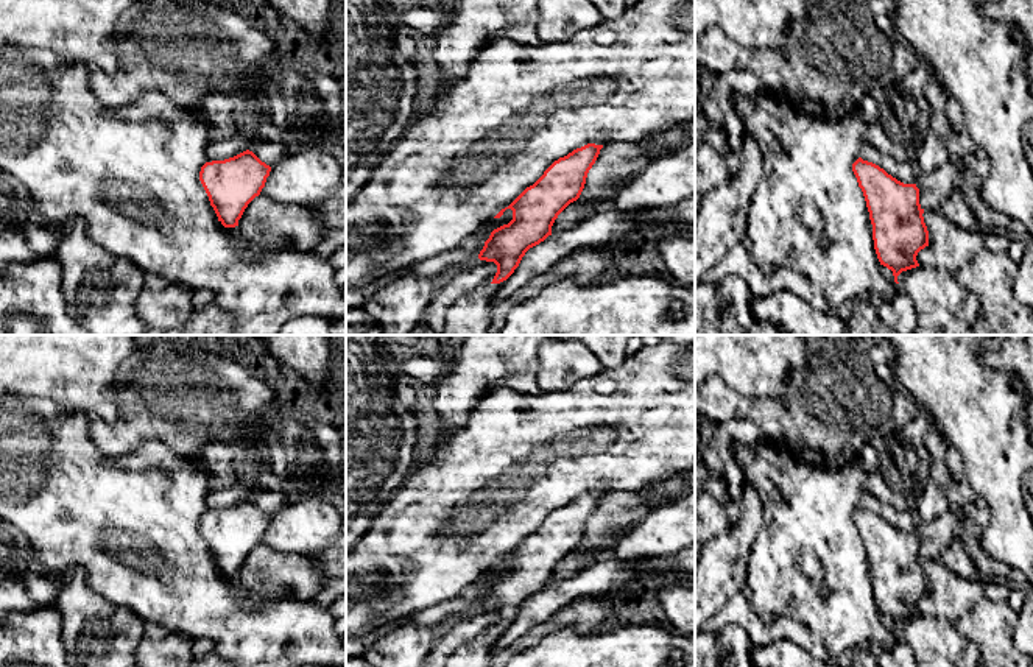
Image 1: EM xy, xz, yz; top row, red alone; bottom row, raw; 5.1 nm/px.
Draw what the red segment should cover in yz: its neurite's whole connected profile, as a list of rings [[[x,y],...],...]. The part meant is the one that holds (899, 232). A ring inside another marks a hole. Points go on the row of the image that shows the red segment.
[[[862,157],[852,164],[852,171],[866,201],[877,259],[880,265],[893,271],[894,282],[899,284],[897,276],[919,266],[916,256],[929,246],[929,231],[922,217],[924,209],[919,204],[919,189],[916,184],[897,181],[879,165]]]

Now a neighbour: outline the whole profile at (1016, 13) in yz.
[[[983,0],[985,16],[1005,22],[1024,34],[1027,42],[1028,86],[1033,95],[1033,0]]]

